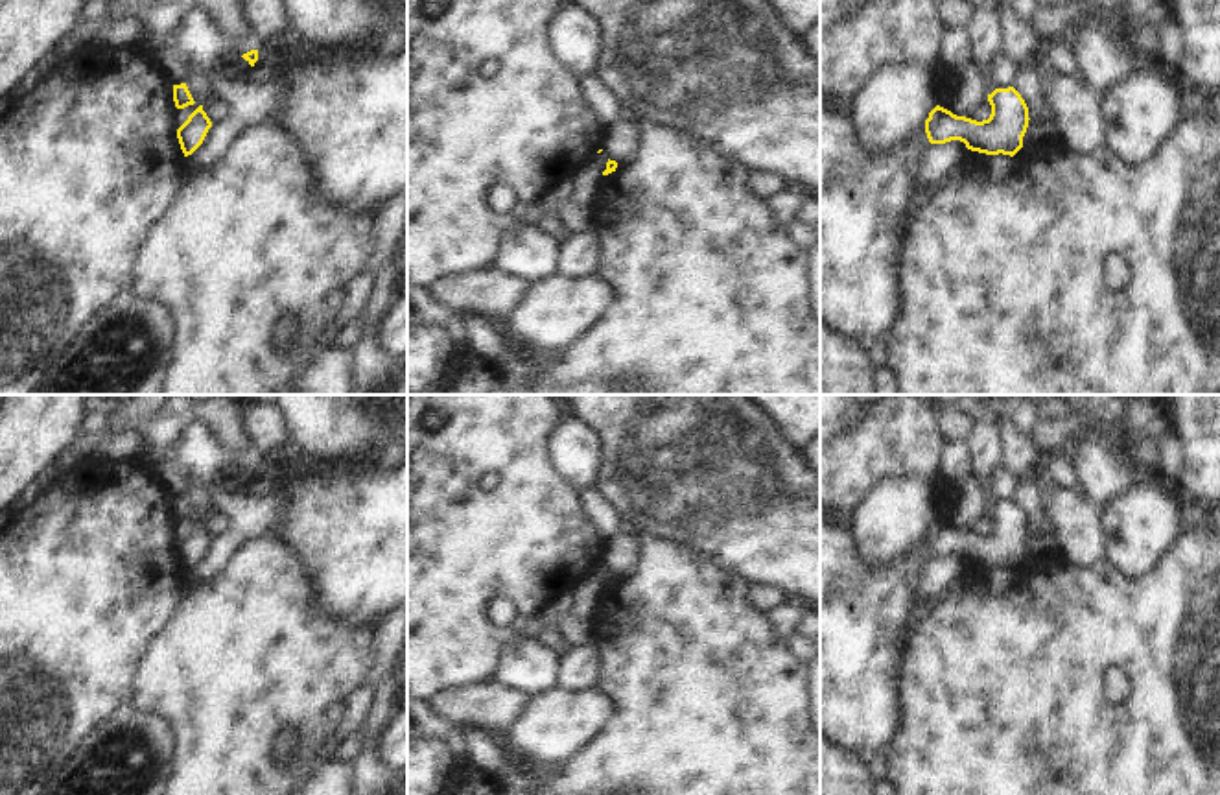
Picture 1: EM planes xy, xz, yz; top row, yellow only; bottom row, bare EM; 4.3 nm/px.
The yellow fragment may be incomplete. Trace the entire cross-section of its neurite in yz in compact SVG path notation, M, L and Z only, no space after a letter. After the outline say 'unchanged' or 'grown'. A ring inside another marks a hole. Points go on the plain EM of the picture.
M995 502L988 507L991 528L977 535L956 529L936 518L925 533L925 546L931 557L960 553L968 563L986 568L1014 570L1023 561L1023 550L1028 540L1028 520L1014 502Z; unchanged

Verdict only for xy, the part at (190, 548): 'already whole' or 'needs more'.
already whole

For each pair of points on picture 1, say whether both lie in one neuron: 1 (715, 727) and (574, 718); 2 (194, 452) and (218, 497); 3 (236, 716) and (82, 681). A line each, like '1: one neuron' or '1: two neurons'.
1: two neurons
2: two neurons
3: two neurons

